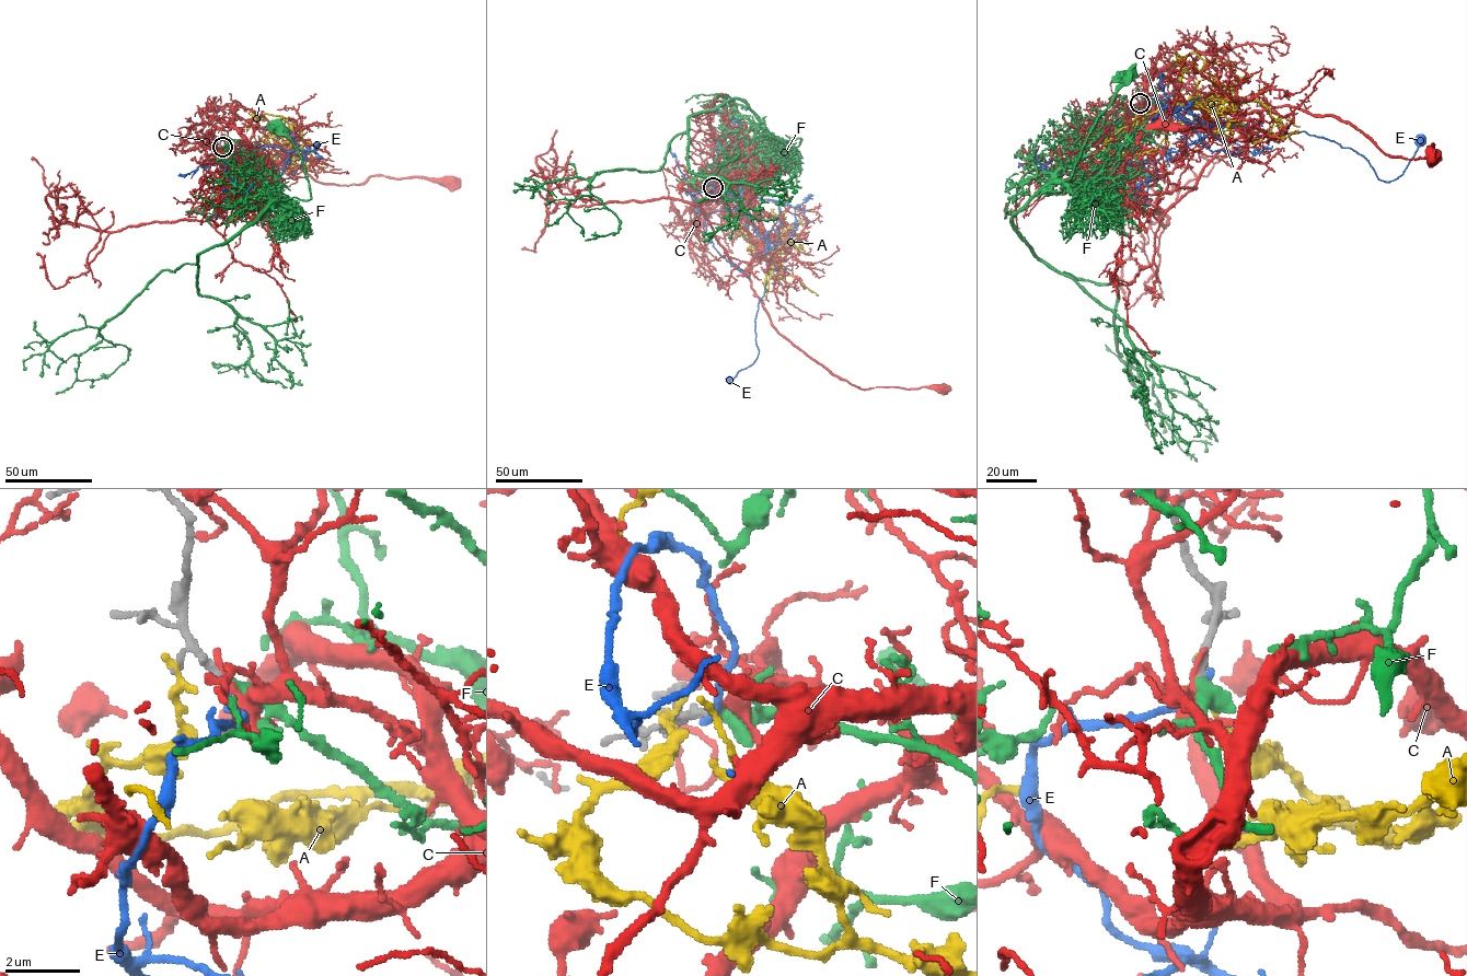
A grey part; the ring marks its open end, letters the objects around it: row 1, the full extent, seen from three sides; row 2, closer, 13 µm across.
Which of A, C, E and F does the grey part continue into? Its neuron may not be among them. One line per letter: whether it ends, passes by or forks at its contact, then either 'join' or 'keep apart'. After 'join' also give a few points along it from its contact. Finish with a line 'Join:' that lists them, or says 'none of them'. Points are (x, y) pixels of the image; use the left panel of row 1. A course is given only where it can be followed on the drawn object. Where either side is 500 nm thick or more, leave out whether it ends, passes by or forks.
A: it ends | keep apart
C: it ends | keep apart
E: it ends | keep apart
F: it ends | join | via (222, 147), (253, 160), (273, 198), (309, 200), (301, 157), (275, 126)
Join: F

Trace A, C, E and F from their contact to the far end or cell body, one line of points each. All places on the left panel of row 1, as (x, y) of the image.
A: (220, 147), (218, 154), (257, 148), (260, 141), (291, 128), (293, 123), (278, 115), (253, 113), (272, 124)
C: (221, 147), (269, 164), (258, 151), (265, 149), (321, 183), (360, 184), (379, 175), (453, 183)
E: (221, 147), (217, 160), (243, 184), (279, 161), (264, 172), (267, 200), (249, 189), (239, 172)
F: (222, 147), (253, 160), (273, 198), (309, 200), (301, 157), (275, 126)

